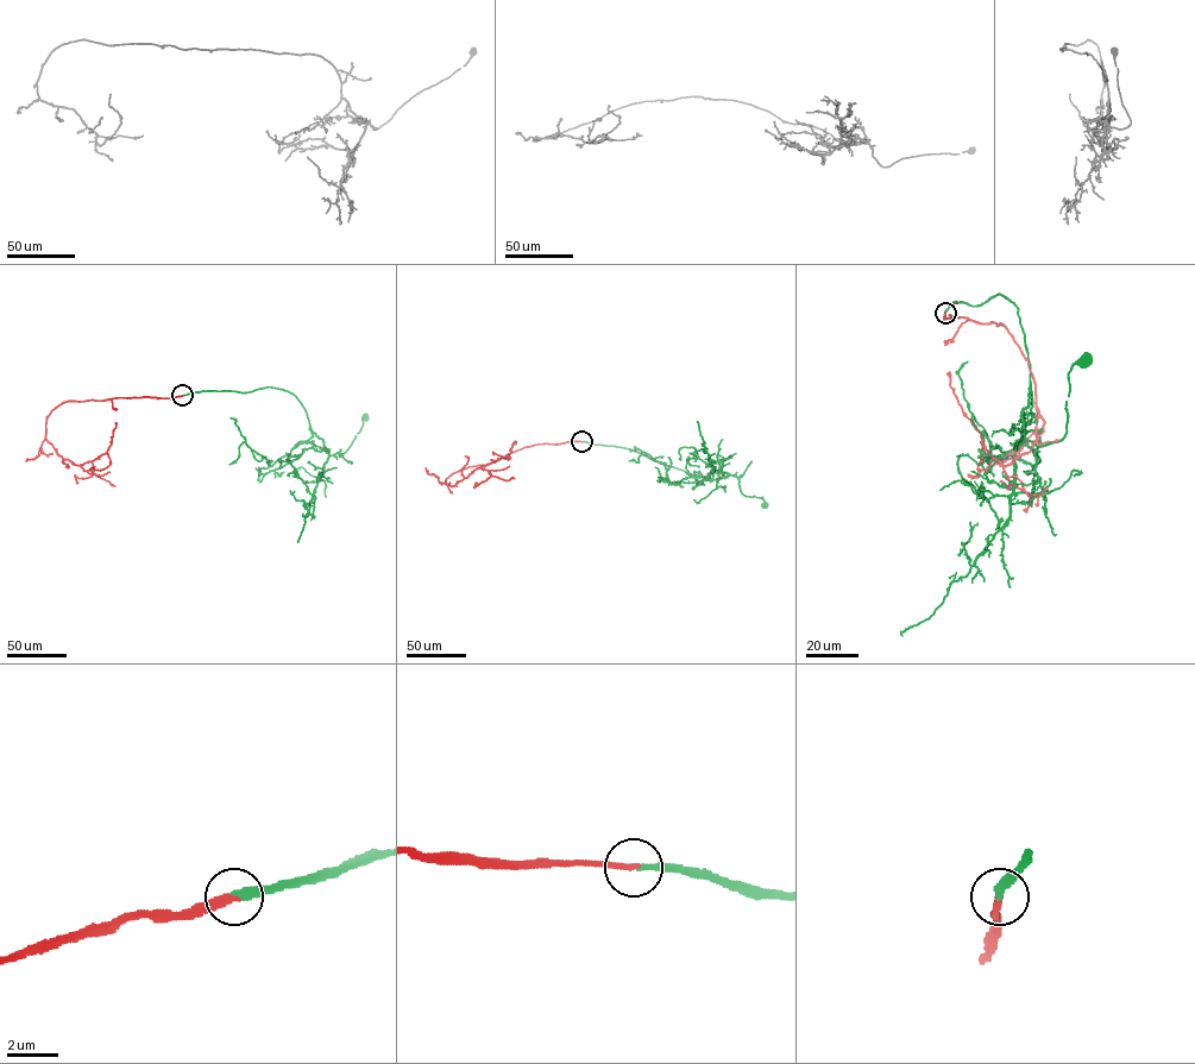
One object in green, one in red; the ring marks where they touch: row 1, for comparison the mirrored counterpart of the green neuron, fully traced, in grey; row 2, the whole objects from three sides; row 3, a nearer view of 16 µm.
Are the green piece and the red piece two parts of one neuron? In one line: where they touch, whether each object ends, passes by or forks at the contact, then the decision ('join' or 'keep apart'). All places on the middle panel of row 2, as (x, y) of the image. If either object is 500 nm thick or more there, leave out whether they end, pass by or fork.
(582, 441) | green ends | red ends | join

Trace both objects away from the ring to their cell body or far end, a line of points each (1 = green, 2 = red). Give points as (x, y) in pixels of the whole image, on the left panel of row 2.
1: (182, 395), (268, 386), (290, 391), (331, 455), (347, 449), (365, 417)
2: (182, 395), (64, 402), (46, 417), (45, 439), (63, 459), (81, 465), (107, 452), (115, 422)

